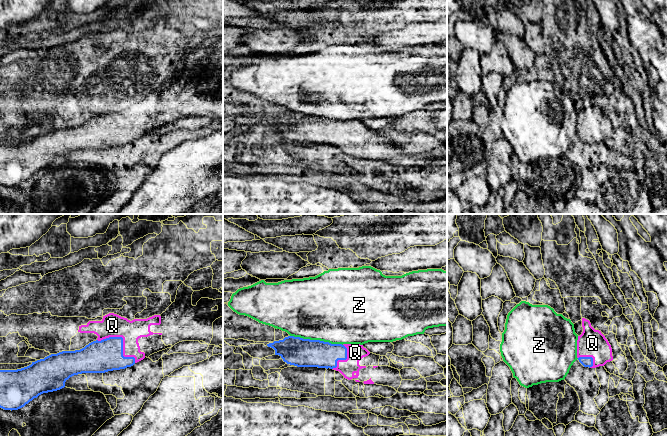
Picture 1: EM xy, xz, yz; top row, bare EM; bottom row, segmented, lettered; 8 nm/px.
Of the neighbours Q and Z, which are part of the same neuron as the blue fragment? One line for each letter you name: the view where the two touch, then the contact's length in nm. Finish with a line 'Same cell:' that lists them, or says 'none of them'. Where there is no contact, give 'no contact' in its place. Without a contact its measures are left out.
Q: meets blue in xy; contact 360 nm long
Same cell: Q

